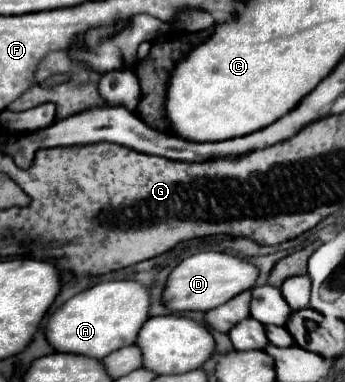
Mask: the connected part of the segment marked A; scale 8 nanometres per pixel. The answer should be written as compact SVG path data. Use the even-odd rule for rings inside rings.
M103 281L77 293L49 317L47 339L55 351L83 353L95 359L103 359L109 353L137 341L141 325L145 325L149 319L149 307L151 295L139 281Z

